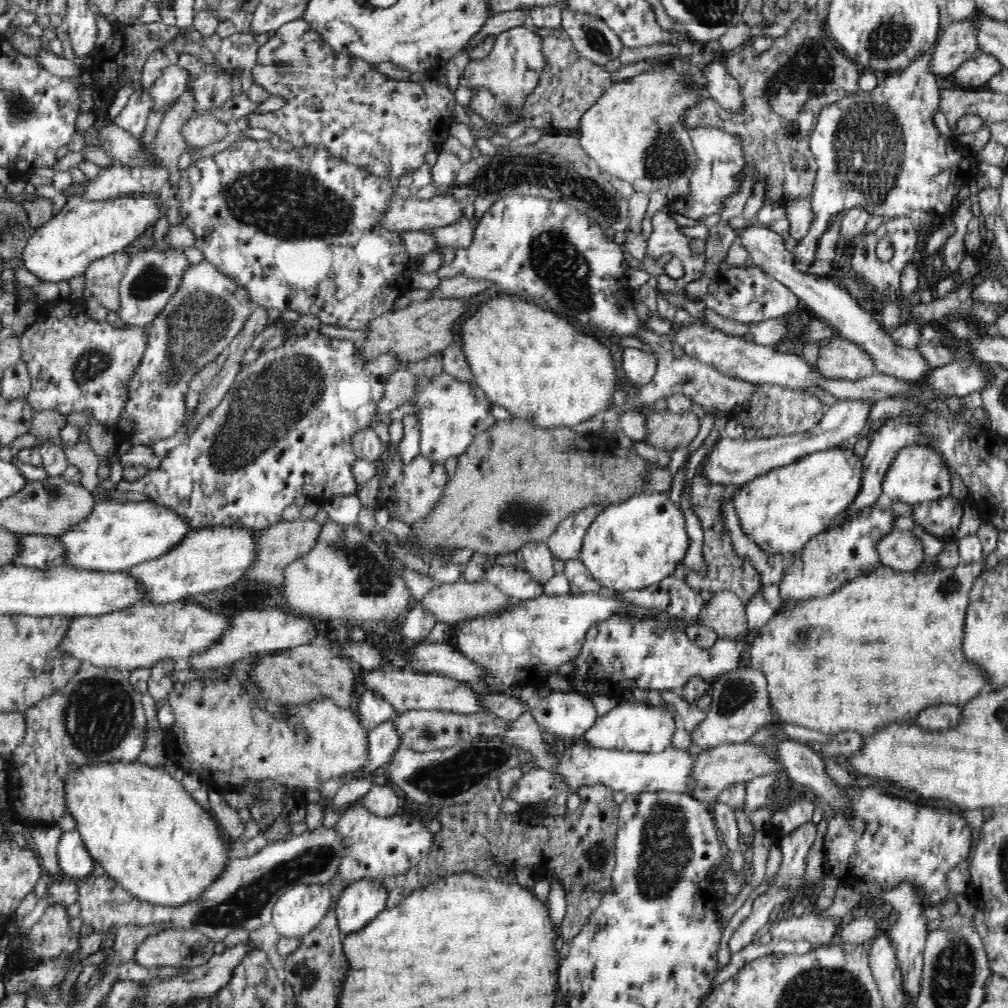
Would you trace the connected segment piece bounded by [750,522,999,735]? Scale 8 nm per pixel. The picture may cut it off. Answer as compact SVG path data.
M990 522L981 523L977 536L984 546L982 560L979 563L959 564L956 567L940 568L933 573L918 573L896 570L892 567L882 565L876 566L869 574L856 576L842 586L836 586L828 594L817 595L816 598L806 598L796 600L791 607L783 611L776 612L768 622L761 626L753 642L750 644L751 667L764 674L768 685L768 704L772 705L773 714L780 716L782 721L790 724L797 724L816 732L823 732L828 735L836 735L842 730L856 730L860 734L868 734L868 730L874 730L876 726L884 726L884 722L892 722L892 718L900 720L914 720L916 714L928 706L936 706L940 703L951 703L957 707L962 707L968 700L979 695L985 690L985 678L977 672L976 665L968 664L964 660L964 653L960 652L960 638L964 632L964 612L968 606L969 591L973 587L974 581L984 570L987 555L991 551L999 550L999 532Z

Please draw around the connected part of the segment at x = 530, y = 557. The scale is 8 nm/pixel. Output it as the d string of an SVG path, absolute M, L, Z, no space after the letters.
M546 542L525 543L520 551L523 556L523 569L543 585L554 576L553 554Z

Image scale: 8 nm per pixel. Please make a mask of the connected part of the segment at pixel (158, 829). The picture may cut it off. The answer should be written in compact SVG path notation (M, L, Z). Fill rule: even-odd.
M121 759L78 763L68 766L61 788L65 808L74 818L75 830L80 833L80 840L92 860L136 899L162 906L181 906L196 899L228 862L228 846L218 832L218 822L186 791L181 781L172 778L162 766Z

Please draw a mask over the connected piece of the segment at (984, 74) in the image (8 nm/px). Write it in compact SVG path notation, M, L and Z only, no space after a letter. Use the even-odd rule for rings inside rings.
M984 53L964 62L956 72L944 79L943 84L956 89L978 90L984 88L988 78L998 74L1002 68L994 56Z

